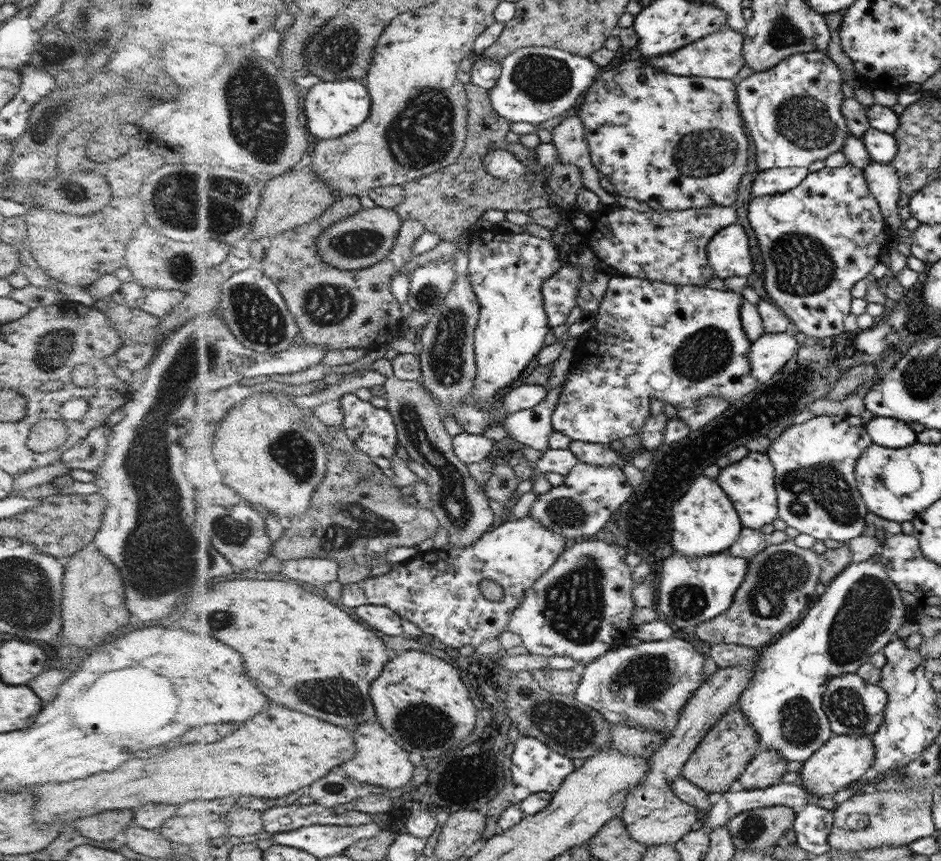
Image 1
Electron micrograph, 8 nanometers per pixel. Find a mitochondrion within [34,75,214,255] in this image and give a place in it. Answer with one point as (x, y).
(70, 192)

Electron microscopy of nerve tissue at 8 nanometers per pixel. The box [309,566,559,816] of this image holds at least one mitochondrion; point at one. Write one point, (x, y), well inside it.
(422, 726)

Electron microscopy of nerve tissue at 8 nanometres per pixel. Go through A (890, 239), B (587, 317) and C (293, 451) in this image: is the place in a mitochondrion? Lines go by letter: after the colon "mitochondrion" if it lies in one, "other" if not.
A: other
B: other
C: mitochondrion

